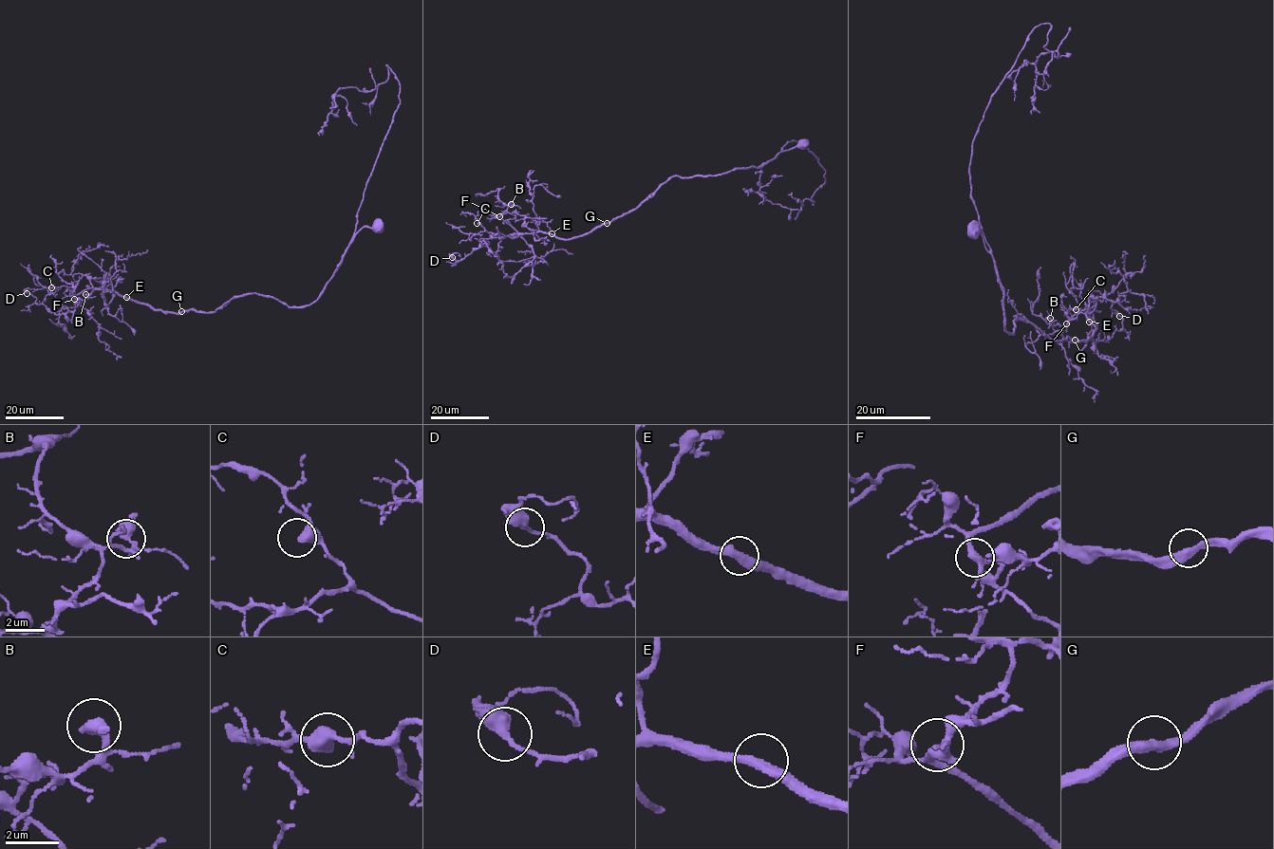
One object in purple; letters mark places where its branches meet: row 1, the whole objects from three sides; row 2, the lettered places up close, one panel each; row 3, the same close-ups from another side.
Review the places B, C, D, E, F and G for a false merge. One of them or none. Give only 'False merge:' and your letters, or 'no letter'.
False merge: no letter

